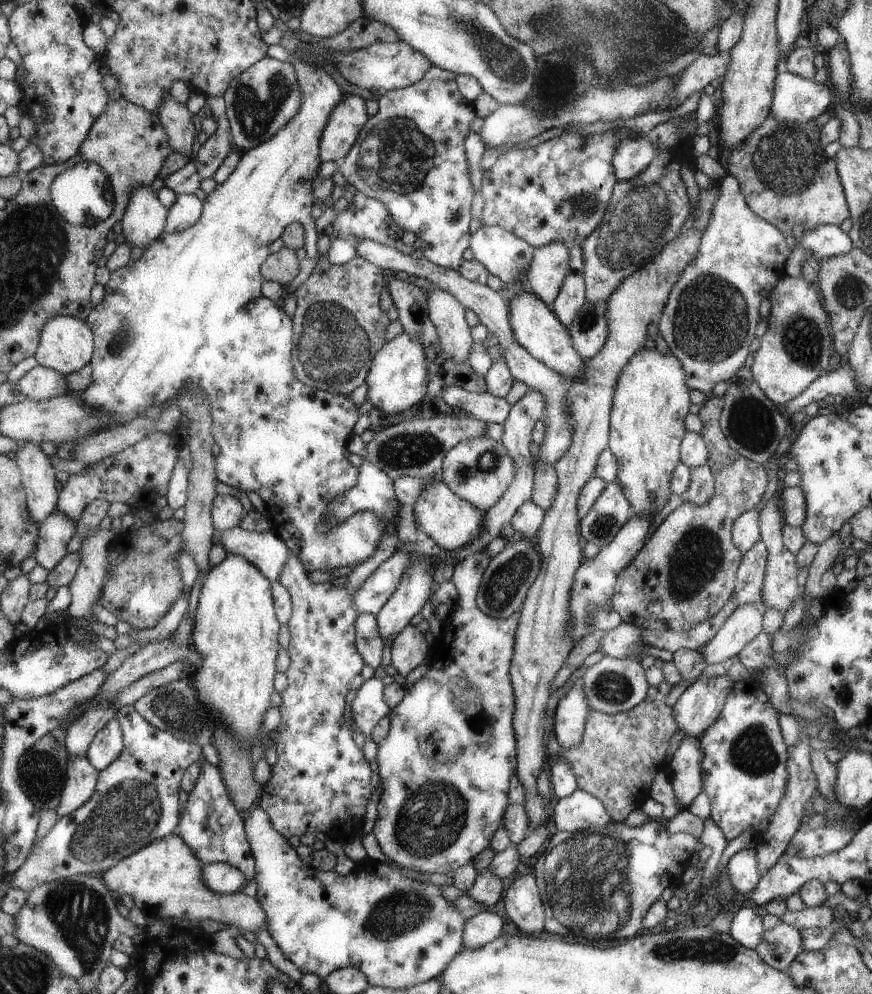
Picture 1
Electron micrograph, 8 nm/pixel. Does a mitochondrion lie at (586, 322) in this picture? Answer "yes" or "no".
yes

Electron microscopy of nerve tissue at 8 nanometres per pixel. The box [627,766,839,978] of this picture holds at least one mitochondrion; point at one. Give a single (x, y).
(700, 950)

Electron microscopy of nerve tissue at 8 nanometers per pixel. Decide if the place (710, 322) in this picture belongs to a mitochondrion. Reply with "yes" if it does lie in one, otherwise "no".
yes

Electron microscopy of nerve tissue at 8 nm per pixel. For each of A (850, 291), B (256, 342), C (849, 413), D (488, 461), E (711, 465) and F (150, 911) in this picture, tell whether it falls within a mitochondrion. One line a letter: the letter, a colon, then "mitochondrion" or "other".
A: mitochondrion
B: mitochondrion
C: other
D: mitochondrion
E: other
F: other

